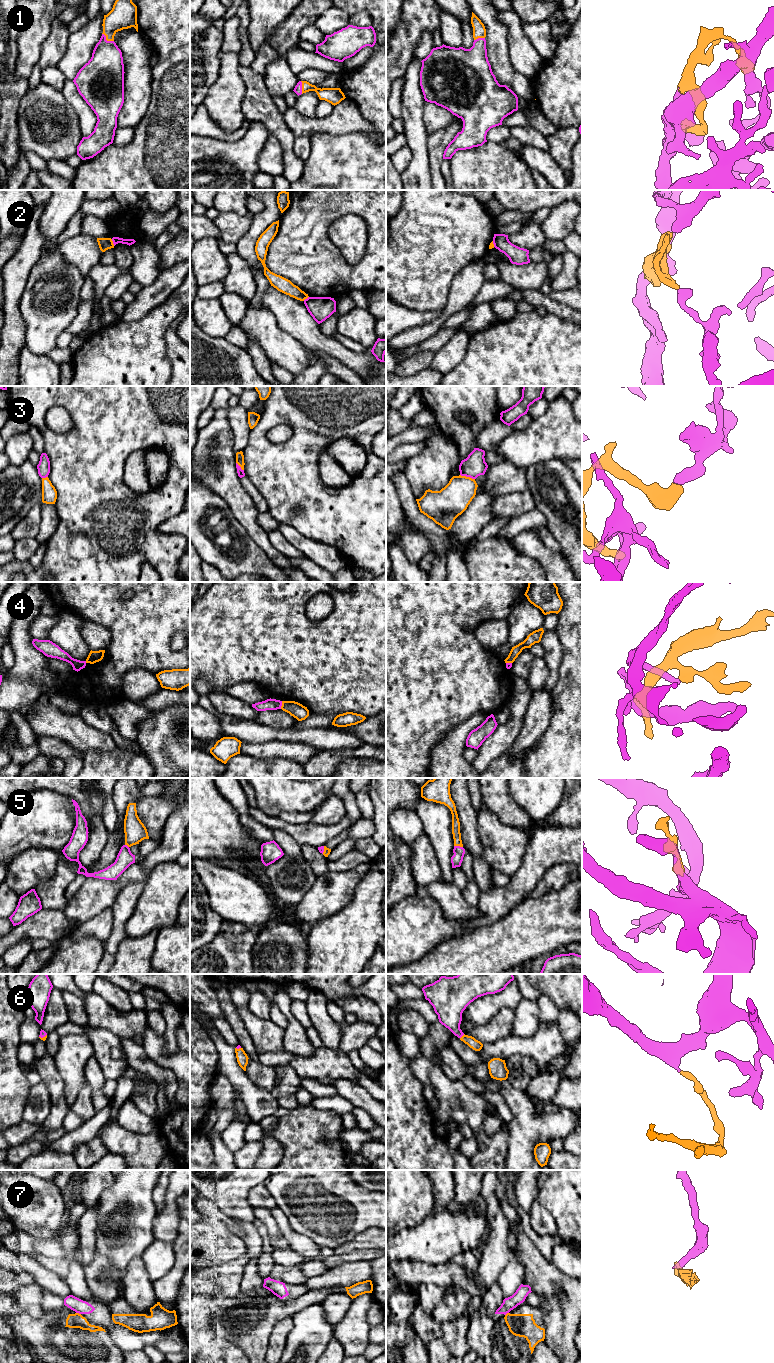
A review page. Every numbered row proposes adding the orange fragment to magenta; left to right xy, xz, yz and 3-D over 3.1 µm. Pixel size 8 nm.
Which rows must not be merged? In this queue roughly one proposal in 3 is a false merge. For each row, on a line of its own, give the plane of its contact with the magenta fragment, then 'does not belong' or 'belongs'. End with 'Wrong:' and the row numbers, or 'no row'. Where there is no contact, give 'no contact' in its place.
1: meets magenta in xy; belongs
2: meets magenta in xy; does not belong
3: meets magenta in yz; does not belong
4: meets magenta in xz; does not belong
5: meets magenta in yz; belongs
6: meets magenta in yz; belongs
7: meets magenta in xy; does not belong
Wrong: 2, 3, 4, 7

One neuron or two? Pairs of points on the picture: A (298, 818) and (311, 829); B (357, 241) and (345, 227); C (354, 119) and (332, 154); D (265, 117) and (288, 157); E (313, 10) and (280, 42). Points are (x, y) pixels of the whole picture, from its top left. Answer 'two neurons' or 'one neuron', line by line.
A: two neurons
B: one neuron
C: two neurons
D: one neuron
E: one neuron

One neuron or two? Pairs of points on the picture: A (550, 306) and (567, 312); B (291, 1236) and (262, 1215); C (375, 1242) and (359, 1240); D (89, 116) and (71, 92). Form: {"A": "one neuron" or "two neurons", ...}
{"A": "one neuron", "B": "two neurons", "C": "one neuron", "D": "one neuron"}

